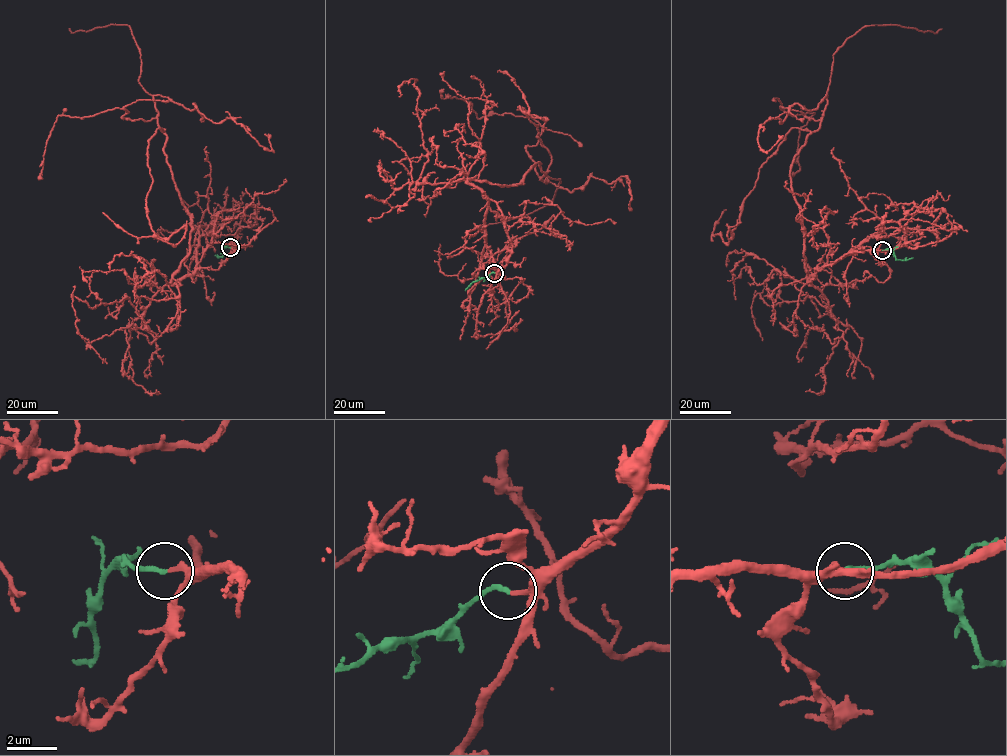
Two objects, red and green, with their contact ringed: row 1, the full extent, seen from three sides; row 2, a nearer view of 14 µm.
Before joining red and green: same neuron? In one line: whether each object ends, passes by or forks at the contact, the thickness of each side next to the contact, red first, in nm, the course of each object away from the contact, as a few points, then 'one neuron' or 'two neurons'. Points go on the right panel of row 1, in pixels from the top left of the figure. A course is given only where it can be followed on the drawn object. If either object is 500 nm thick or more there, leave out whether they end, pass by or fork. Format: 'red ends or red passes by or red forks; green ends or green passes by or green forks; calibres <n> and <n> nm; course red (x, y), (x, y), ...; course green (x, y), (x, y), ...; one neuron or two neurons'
red ends; green ends; calibres 200 and 200 nm; course red (881, 250), (845, 254), (809, 284), (790, 168), (810, 132), (797, 127), (727, 243), (712, 234), (726, 209); course green (882, 250), (890, 249), (897, 259), (913, 258); one neuron

